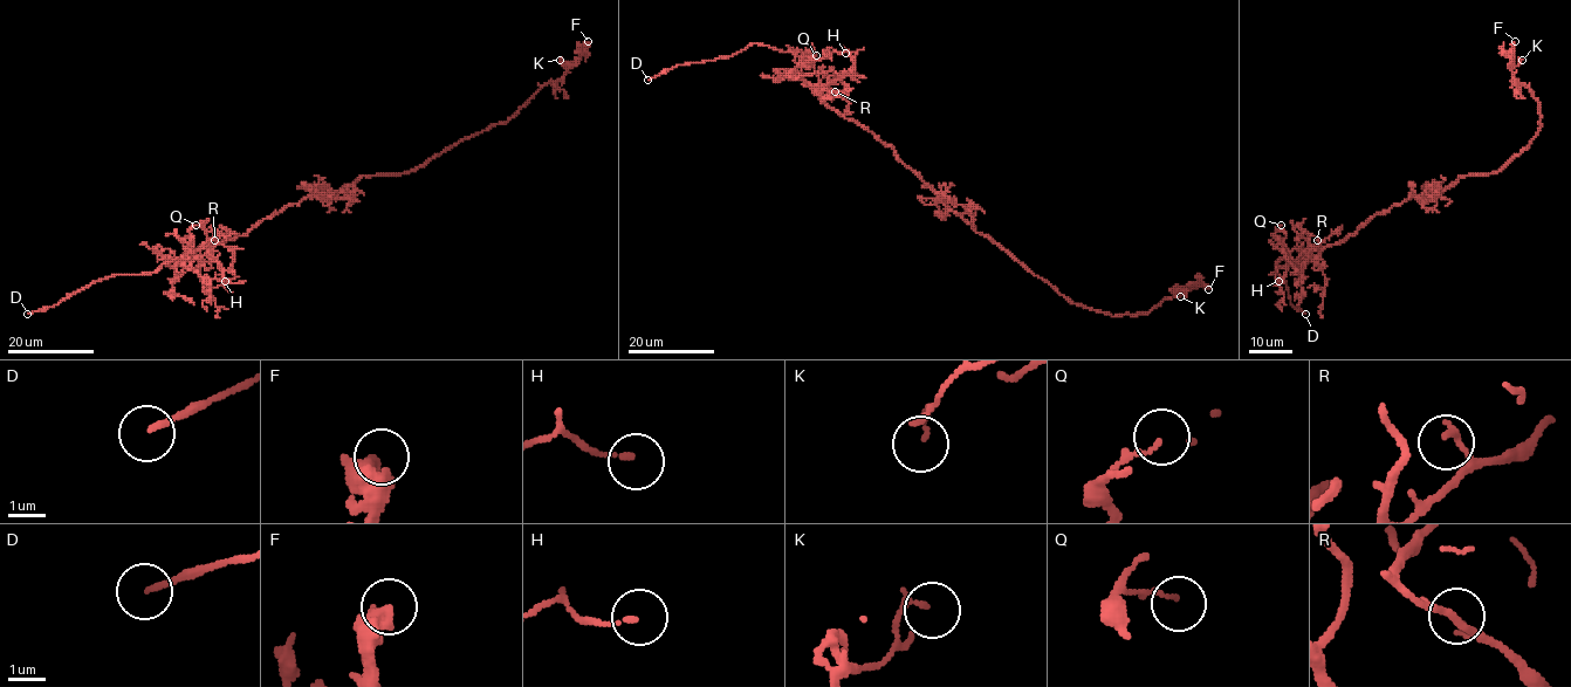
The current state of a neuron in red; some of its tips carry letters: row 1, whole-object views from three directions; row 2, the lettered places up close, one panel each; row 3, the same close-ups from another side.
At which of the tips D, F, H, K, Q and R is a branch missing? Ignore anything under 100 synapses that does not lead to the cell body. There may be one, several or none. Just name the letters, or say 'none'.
D

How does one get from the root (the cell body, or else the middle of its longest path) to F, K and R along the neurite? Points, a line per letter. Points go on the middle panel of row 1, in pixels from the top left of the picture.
F: (926, 185), (978, 232), (988, 235), (1076, 304), (1112, 316), (1147, 314), (1180, 288), (1205, 286), (1208, 289)
K: (926, 185), (978, 232), (988, 235), (1076, 304), (1112, 316), (1137, 315), (1147, 314), (1188, 286), (1180, 296)
R: (926, 185), (891, 146), (830, 108), (815, 88), (827, 86), (835, 91)

